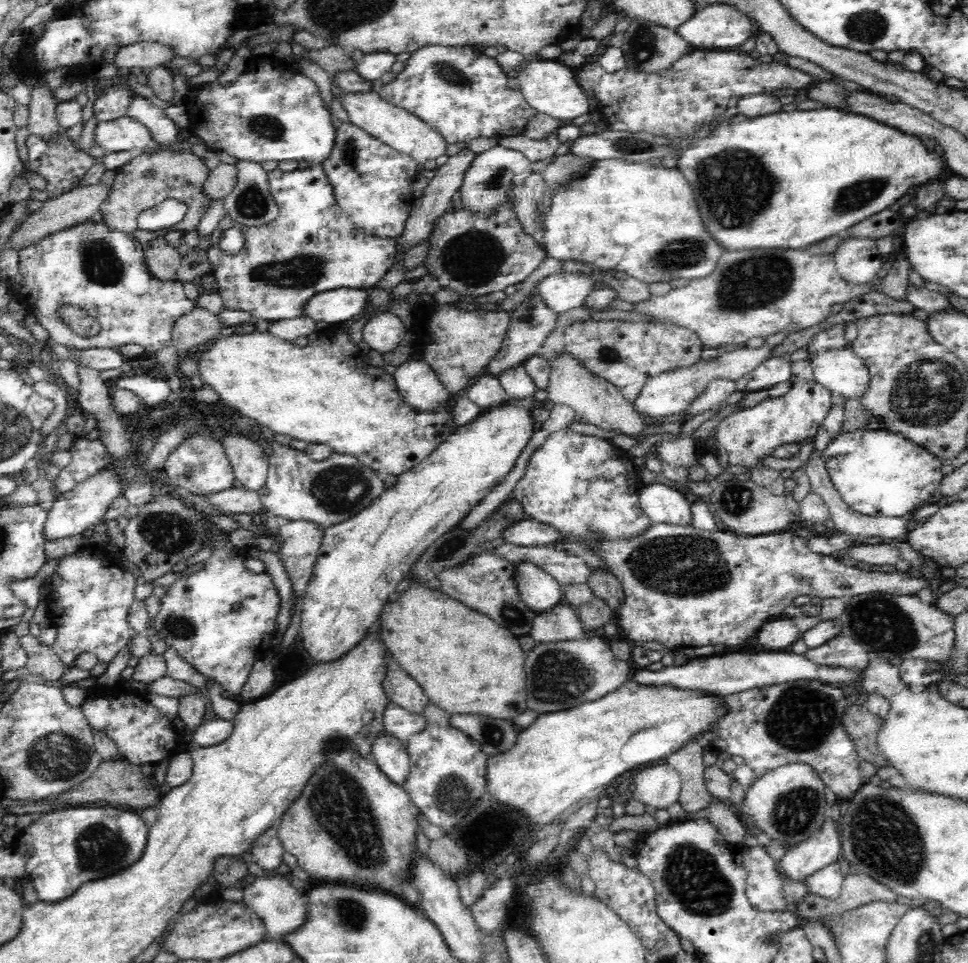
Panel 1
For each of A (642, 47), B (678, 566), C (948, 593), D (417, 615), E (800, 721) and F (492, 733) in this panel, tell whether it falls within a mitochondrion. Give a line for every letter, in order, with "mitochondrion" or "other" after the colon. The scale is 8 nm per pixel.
A: mitochondrion
B: mitochondrion
C: other
D: other
E: mitochondrion
F: mitochondrion

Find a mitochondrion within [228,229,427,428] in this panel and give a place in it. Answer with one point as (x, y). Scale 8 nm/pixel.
(304, 269)

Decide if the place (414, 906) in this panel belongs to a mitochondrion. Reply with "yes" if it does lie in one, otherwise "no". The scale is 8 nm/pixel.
no

